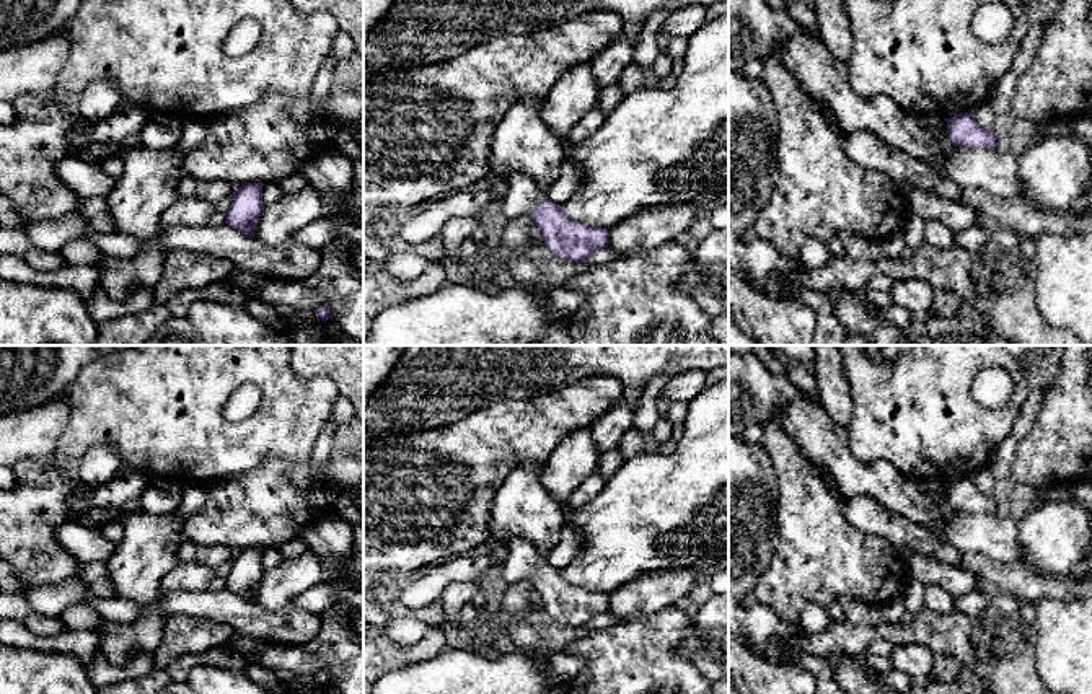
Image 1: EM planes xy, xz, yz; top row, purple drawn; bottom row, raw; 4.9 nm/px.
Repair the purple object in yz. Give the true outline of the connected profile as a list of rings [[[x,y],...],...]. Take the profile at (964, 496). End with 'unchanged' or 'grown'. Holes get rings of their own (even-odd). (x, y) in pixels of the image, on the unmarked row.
[[[971,477],[950,482],[947,499],[955,512],[993,513],[1001,510],[996,497],[980,492]]]; unchanged

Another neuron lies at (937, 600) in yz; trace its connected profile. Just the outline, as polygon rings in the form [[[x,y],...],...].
[[[932,585],[924,590],[924,608],[939,614],[949,614],[955,611],[955,600],[940,586]]]

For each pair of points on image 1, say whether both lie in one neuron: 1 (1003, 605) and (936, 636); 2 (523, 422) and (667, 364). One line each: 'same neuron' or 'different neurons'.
1: different neurons
2: different neurons

